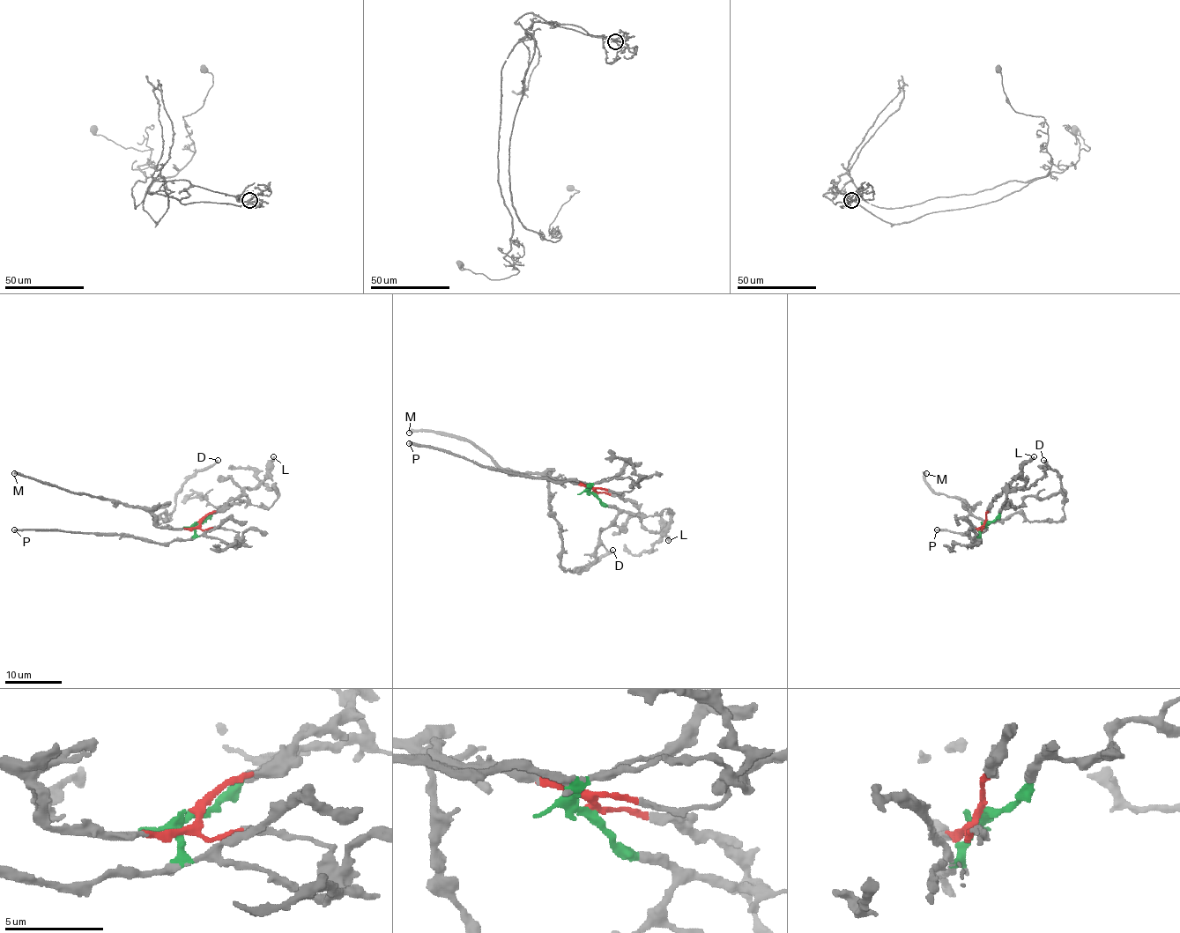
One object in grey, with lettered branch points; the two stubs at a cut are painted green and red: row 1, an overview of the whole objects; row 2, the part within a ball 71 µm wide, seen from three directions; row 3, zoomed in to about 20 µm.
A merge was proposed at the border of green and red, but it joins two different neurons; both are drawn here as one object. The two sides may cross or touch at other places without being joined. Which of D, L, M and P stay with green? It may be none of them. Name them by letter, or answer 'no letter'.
P

